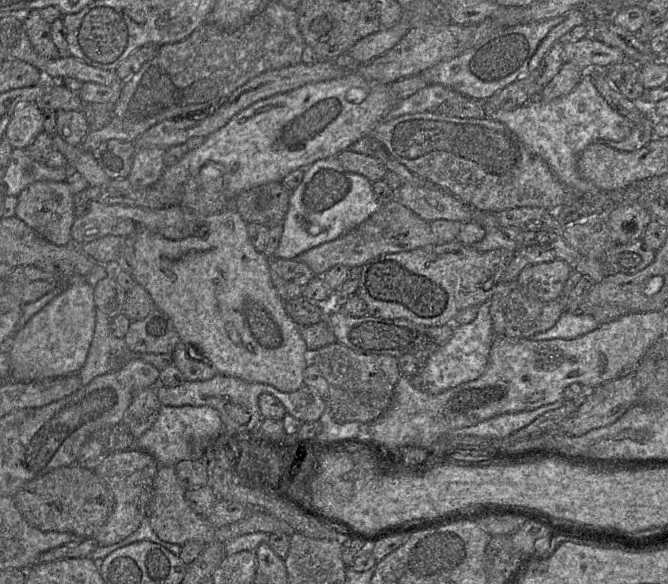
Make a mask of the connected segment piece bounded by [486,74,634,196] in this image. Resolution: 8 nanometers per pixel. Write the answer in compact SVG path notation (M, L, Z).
M592 75L583 76L567 95L543 102L539 98L512 110L498 110L487 118L499 121L513 131L531 152L539 155L551 168L558 180L579 195L593 193L597 189L585 180L577 169L579 154L597 141L622 141L632 132L634 124L619 114L599 93Z

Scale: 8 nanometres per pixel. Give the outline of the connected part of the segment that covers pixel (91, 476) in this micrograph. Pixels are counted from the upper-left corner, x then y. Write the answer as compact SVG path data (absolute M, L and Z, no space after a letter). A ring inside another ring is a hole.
M80 464L56 468L37 477L13 496L23 517L42 531L70 532L79 538L94 537L108 519L114 506L114 496L94 470Z

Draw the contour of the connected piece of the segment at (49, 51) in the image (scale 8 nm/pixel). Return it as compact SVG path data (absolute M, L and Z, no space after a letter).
M34 9L29 12L23 21L24 30L38 54L47 58L57 58L60 53L51 38L51 24L41 17L39 10Z

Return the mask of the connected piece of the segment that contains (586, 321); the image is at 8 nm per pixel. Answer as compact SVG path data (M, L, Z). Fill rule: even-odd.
M563 312L553 327L534 335L530 340L571 340L592 332L598 327L598 322L591 315Z

